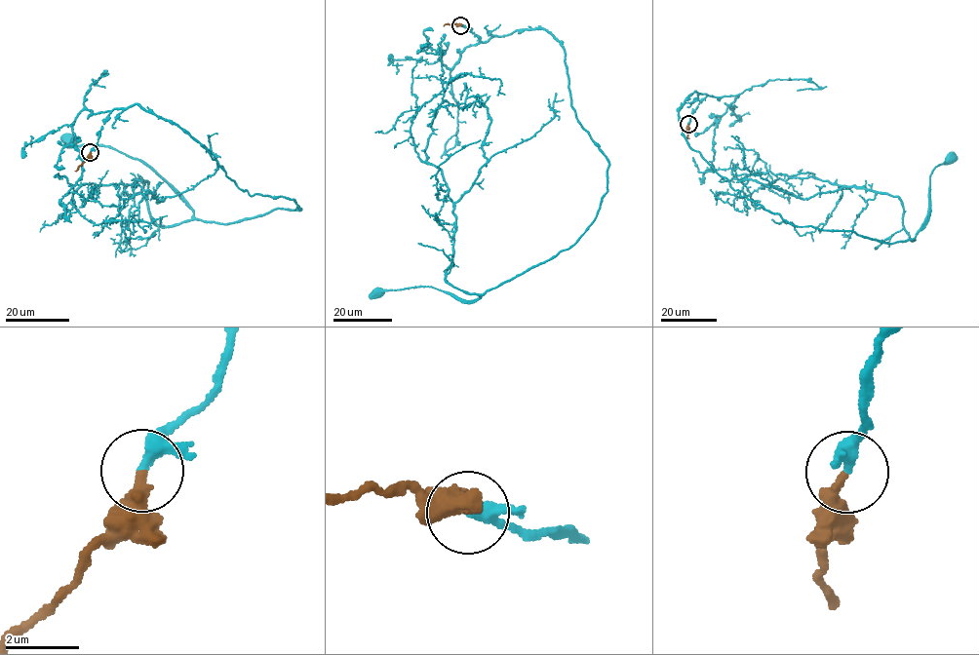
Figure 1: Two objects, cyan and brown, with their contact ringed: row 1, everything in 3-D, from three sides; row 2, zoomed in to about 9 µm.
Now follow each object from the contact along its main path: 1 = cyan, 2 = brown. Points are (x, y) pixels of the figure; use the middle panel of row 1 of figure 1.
1: (460, 25), (483, 42), (539, 28), (558, 40), (606, 191), (572, 245), (478, 298), (377, 292)
2: (460, 25), (444, 25)

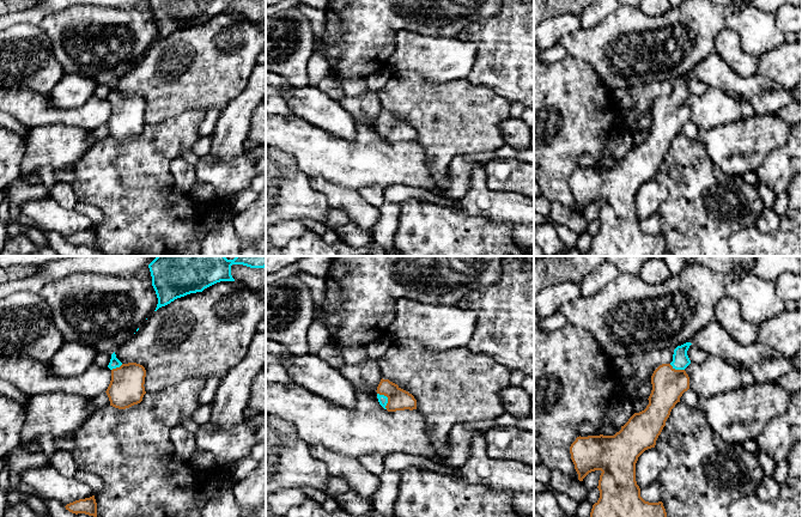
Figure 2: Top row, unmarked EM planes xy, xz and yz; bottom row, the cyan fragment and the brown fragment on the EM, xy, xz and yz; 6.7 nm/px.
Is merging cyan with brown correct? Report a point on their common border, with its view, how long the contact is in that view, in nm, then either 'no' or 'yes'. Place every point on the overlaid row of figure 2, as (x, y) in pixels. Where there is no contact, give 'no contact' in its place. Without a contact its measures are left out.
xz (387, 399) | 130 nm | yes

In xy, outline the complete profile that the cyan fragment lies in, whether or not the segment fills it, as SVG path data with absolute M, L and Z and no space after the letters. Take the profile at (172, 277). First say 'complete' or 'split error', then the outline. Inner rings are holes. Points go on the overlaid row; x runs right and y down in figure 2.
complete; M157 256L148 264L158 298L154 311L217 282L235 281L231 275L232 264L265 268L266 256L236 256L233 260L225 256Z

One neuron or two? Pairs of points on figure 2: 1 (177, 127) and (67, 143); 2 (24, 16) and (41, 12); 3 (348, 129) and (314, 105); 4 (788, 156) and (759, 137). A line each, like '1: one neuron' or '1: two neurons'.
1: two neurons
2: one neuron
3: one neuron
4: two neurons

